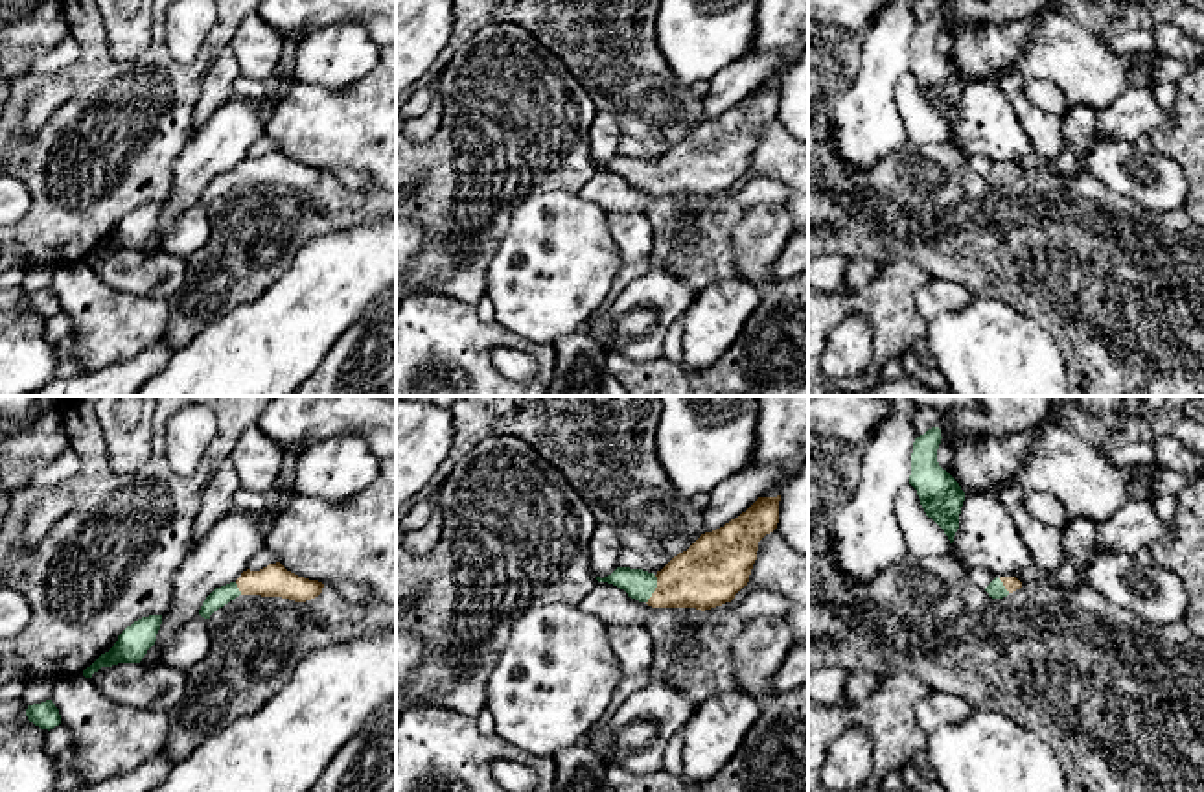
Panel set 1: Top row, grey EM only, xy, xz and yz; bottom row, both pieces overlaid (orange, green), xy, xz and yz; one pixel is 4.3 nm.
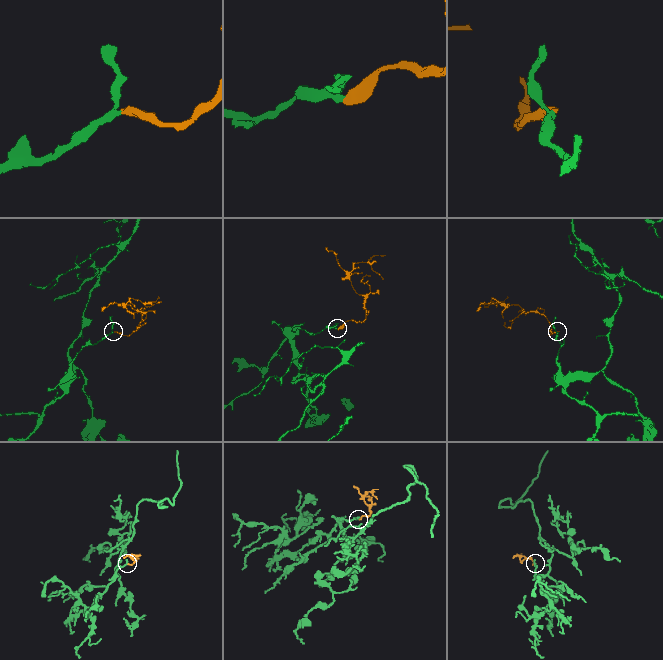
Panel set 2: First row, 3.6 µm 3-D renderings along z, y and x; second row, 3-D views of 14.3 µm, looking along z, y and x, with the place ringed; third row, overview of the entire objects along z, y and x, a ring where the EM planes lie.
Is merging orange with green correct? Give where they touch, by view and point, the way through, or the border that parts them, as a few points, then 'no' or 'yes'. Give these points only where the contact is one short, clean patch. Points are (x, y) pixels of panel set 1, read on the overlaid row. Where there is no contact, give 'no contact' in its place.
xz (656, 590) | across xz (709, 573), (656, 590), (639, 584) | yes

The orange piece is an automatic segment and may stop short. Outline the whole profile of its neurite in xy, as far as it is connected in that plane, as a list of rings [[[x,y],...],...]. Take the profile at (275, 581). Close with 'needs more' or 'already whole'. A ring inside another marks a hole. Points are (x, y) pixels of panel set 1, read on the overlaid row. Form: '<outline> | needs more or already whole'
[[[280,562],[260,571],[243,571],[236,582],[215,588],[203,602],[199,615],[210,619],[214,611],[239,595],[282,597],[306,602],[322,593],[324,584],[287,571]]] | needs more

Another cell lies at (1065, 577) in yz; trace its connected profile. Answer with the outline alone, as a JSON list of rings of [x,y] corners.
[[[1064,560],[1059,567],[1049,573],[1051,586],[1059,588],[1060,591],[1068,591],[1079,584],[1082,584],[1082,577],[1075,564]]]

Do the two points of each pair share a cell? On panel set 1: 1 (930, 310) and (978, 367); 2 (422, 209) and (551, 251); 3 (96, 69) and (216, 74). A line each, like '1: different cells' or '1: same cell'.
1: different cells
2: different cells
3: different cells

